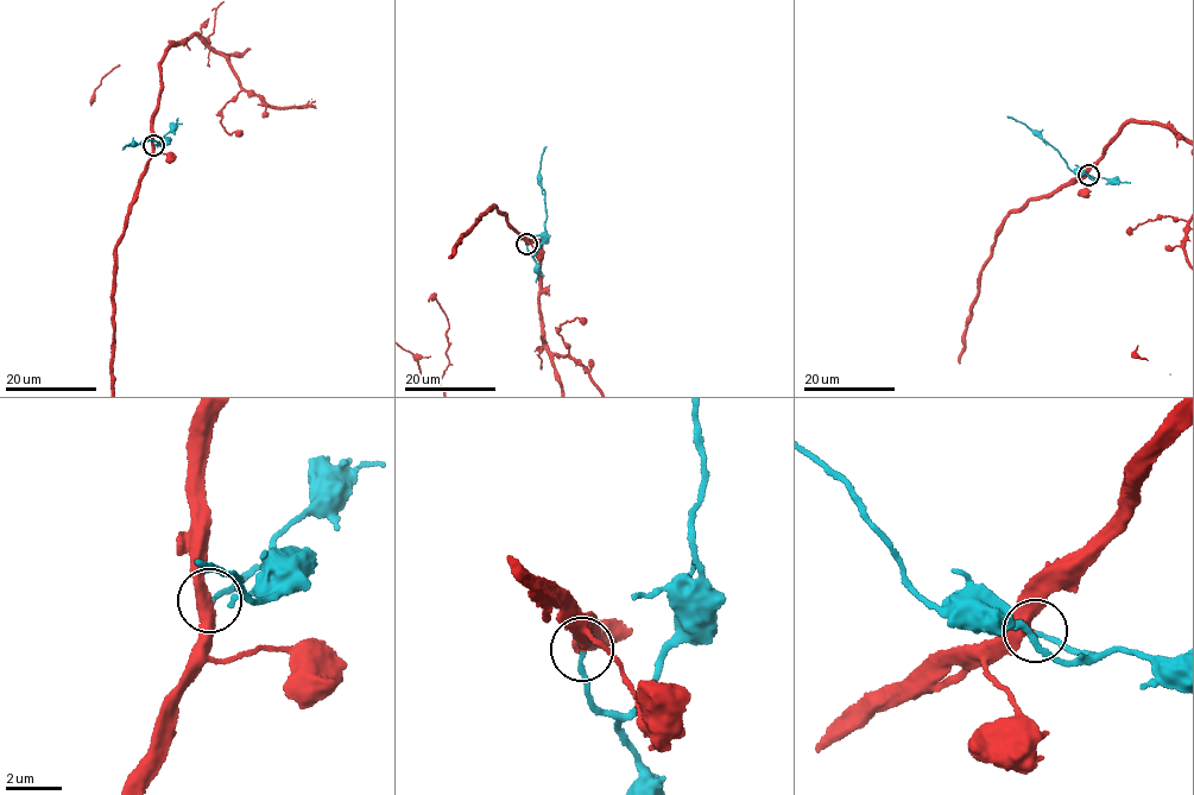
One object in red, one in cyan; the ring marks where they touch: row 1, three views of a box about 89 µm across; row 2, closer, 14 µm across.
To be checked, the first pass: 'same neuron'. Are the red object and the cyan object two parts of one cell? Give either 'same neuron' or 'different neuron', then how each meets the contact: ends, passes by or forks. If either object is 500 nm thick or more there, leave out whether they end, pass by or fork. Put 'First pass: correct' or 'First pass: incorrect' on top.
First pass: correct
same neuron; red passes by; cyan ends

